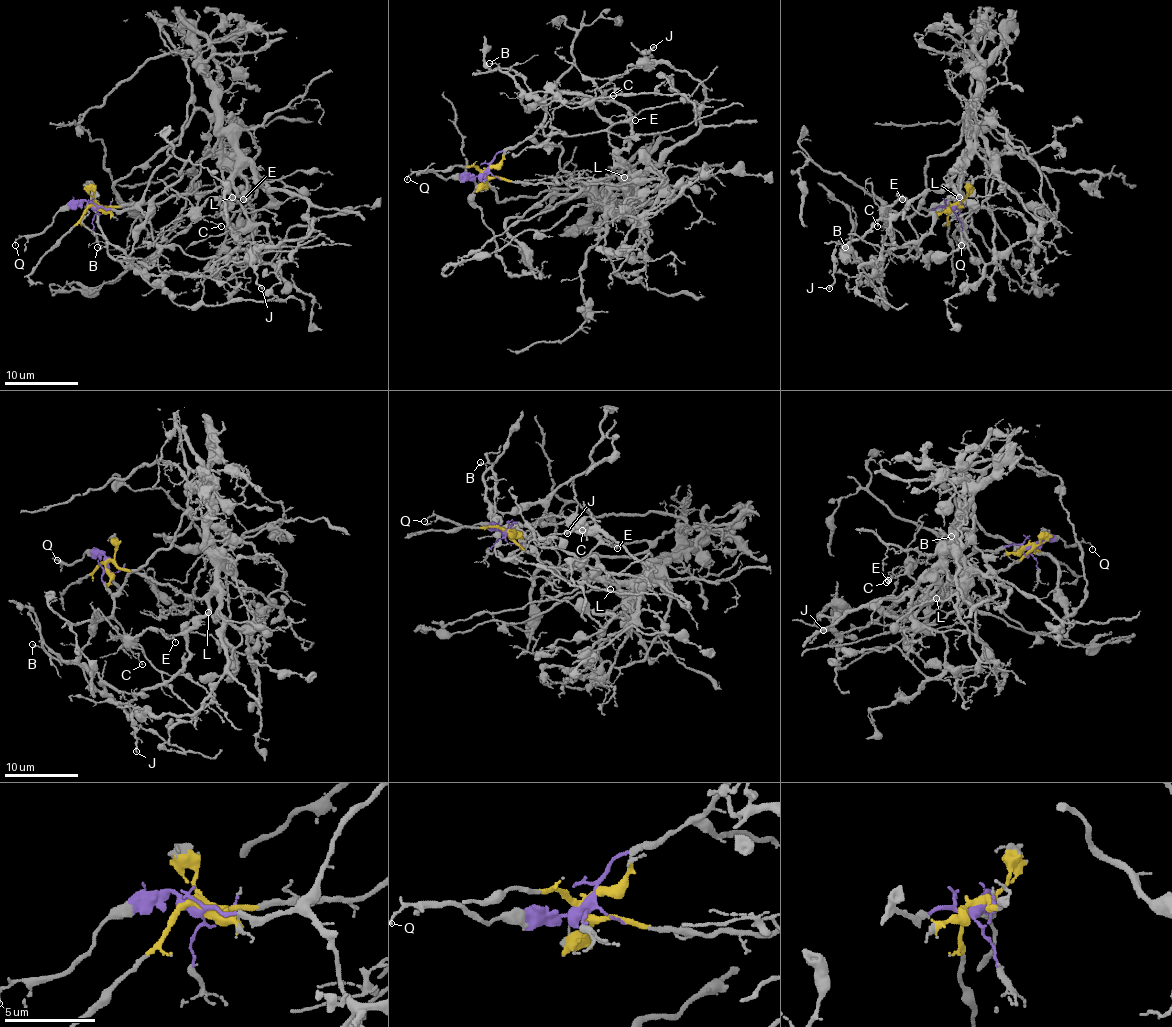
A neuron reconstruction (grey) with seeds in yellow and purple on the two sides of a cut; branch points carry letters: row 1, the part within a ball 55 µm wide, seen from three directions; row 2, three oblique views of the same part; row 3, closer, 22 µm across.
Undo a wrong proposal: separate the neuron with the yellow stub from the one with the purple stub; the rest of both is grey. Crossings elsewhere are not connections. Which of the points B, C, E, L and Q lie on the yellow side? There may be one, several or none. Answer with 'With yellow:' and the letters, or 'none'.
With yellow: C, E, L

